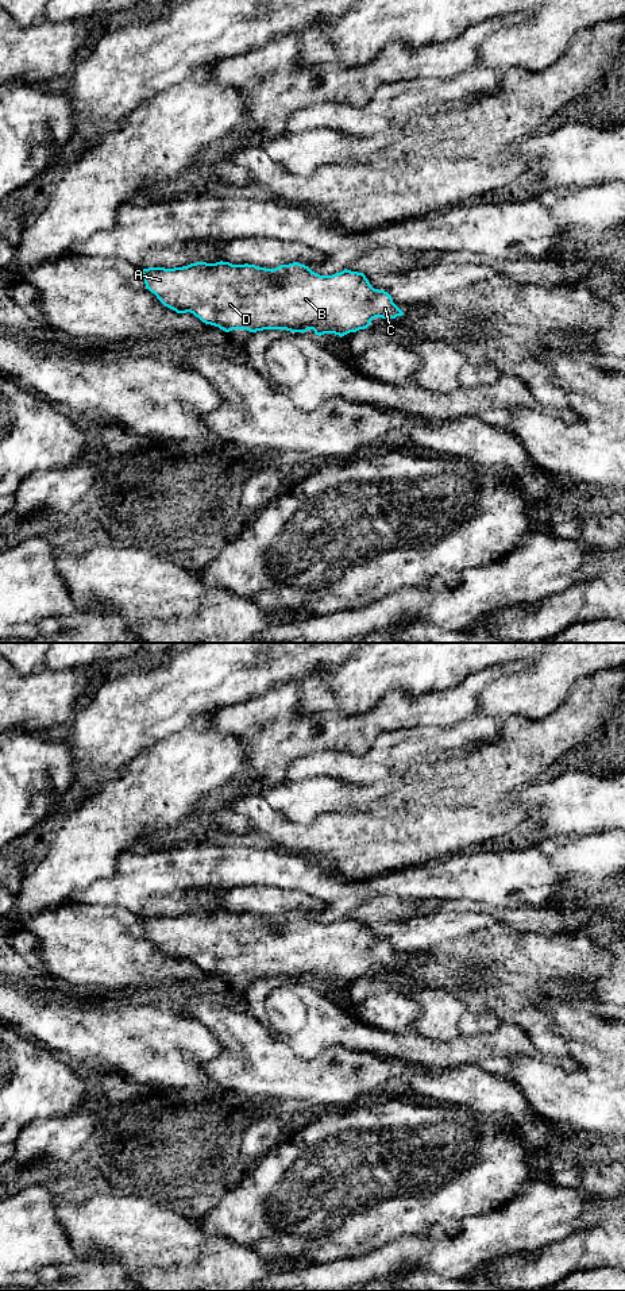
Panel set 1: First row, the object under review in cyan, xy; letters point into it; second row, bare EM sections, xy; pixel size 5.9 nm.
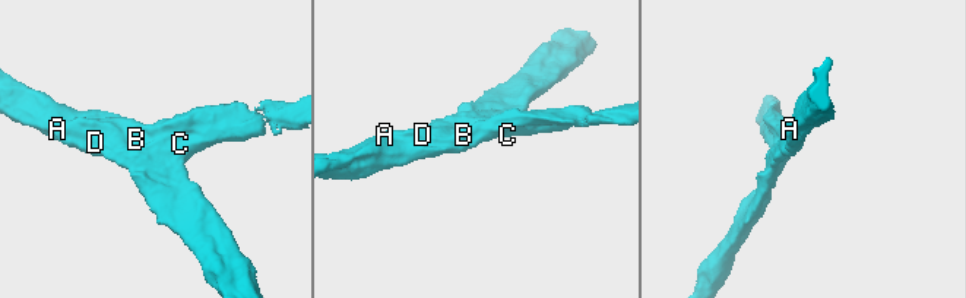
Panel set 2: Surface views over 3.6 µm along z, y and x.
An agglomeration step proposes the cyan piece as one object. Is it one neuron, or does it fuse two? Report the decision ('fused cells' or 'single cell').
single cell

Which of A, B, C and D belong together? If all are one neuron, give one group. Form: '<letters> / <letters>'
A B C D

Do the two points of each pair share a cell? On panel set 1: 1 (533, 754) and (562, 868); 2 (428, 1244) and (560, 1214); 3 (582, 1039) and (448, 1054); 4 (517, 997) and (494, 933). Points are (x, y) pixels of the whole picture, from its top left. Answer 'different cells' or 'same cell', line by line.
1: different cells
2: same cell
3: different cells
4: same cell

